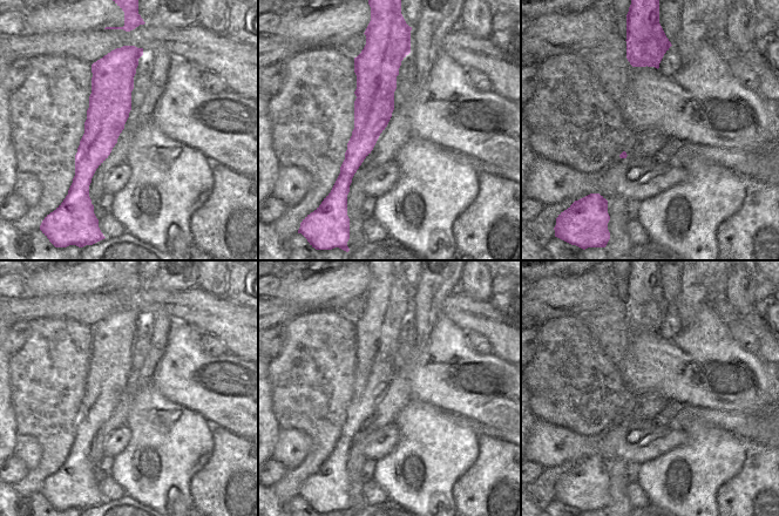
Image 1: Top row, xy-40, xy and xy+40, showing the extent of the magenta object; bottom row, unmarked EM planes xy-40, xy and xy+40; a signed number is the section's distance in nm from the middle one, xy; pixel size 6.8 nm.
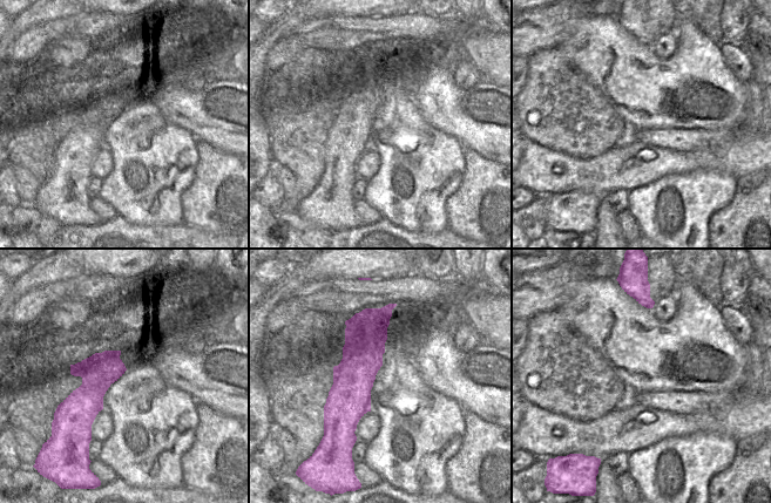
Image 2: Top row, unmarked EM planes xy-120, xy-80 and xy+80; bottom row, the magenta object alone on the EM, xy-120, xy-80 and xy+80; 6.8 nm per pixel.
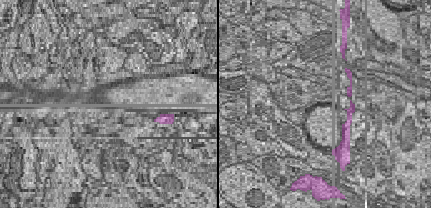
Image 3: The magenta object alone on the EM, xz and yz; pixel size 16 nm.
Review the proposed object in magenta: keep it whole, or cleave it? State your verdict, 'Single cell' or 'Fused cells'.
Fused cells.

